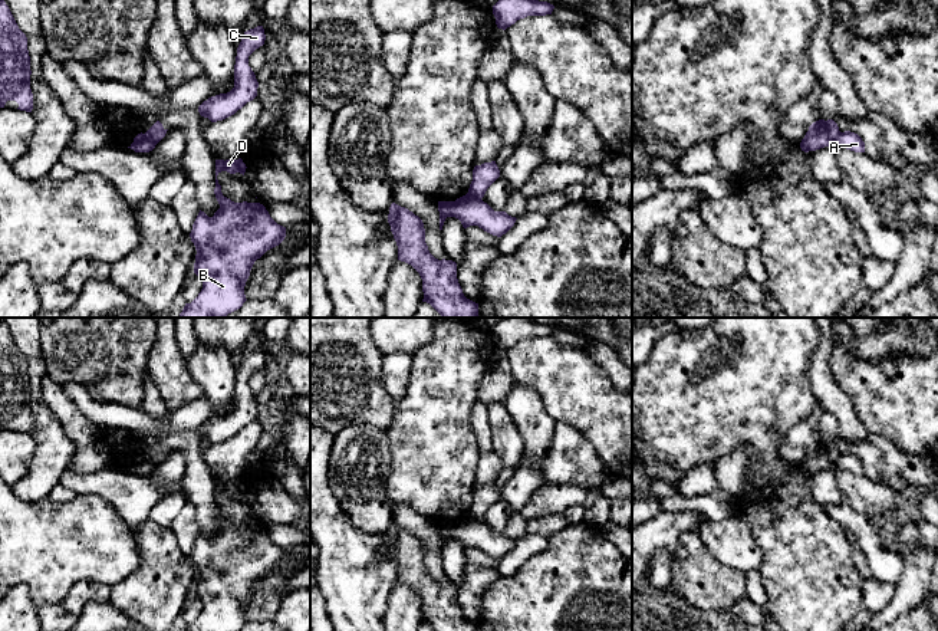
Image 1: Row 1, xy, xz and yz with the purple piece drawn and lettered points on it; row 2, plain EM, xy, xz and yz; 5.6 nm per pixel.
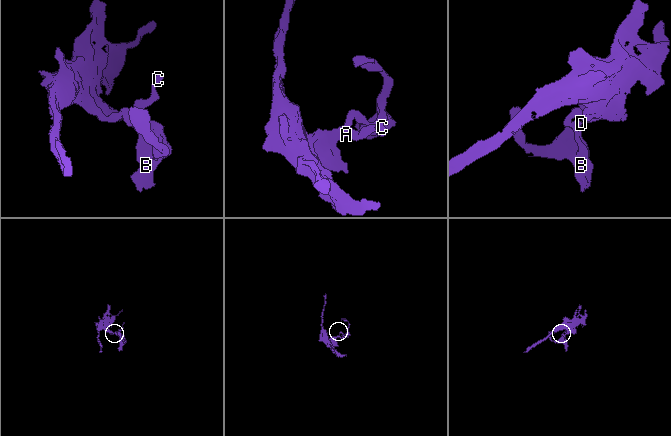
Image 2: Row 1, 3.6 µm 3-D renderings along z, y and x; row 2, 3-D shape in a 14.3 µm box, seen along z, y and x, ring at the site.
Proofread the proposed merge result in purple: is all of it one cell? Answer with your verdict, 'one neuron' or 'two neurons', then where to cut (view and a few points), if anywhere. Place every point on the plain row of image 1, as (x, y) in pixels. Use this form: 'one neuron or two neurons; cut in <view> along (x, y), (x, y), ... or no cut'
two neurons; cut in xy along (145, 454), (151, 459), (164, 457)

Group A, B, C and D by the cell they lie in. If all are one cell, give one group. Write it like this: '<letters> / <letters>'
A C / B D

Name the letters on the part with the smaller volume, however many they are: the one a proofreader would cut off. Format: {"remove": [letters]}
{"remove": ["B", "D"]}

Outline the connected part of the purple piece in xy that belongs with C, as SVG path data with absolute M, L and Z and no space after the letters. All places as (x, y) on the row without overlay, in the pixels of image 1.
M263 348L244 354L237 369L234 387L234 410L227 415L208 420L198 428L201 438L211 444L223 443L234 437L247 424L257 418L259 404L249 388L249 378L264 367L266 356Z

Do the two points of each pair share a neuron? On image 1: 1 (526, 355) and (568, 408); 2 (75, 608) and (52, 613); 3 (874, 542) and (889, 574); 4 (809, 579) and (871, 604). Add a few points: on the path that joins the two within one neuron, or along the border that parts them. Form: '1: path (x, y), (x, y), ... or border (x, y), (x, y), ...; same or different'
1: path (539, 368), (566, 395); same
2: border (61, 604), (75, 615); different
3: path (874, 549), (887, 567); same
4: border (865, 578), (862, 607); different

